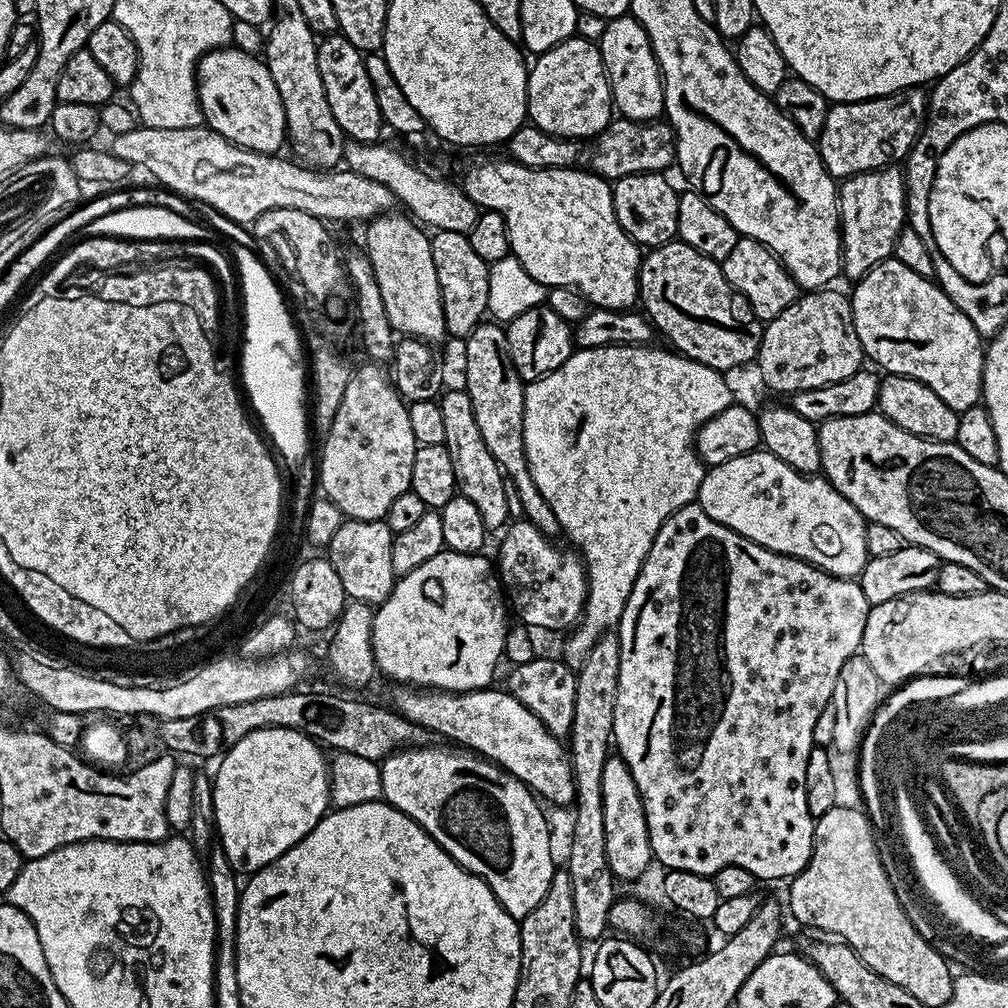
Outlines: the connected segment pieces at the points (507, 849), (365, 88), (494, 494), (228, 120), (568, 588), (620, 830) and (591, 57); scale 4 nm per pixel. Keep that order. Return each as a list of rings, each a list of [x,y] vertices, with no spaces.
[[[432,746],[427,748],[409,748],[396,752],[393,756],[388,756],[384,759],[380,764],[383,799],[395,806],[402,814],[406,814],[414,822],[418,822],[418,826],[425,828],[434,838],[434,842],[438,842],[438,846],[442,846],[442,850],[449,852],[467,872],[473,872],[475,876],[486,881],[502,907],[519,922],[523,920],[526,914],[530,914],[530,910],[534,910],[534,906],[538,906],[538,902],[542,902],[542,898],[546,898],[546,890],[550,890],[550,882],[552,881],[552,873],[554,871],[550,860],[547,822],[541,801],[537,799],[528,785],[523,784],[518,778],[514,778],[510,773],[504,771],[500,765],[492,763],[491,760],[478,758],[477,753],[471,750],[435,752],[436,750]]]
[[[339,34],[323,37],[316,45],[318,74],[322,74],[322,87],[326,90],[326,102],[334,114],[334,122],[344,131],[349,140],[375,144],[381,139],[380,131],[386,125],[378,110],[378,98],[374,98],[374,86],[370,86],[370,74],[366,74],[365,53]]]
[[[457,386],[453,392],[445,391],[443,395],[439,397],[438,403],[440,409],[442,410],[442,427],[446,430],[446,438],[444,439],[444,445],[450,450],[450,462],[454,462],[454,478],[456,479],[456,486],[459,492],[459,495],[470,498],[470,502],[474,502],[475,508],[482,513],[482,522],[484,523],[485,529],[492,530],[492,528],[503,529],[505,525],[509,523],[510,517],[508,517],[508,496],[510,500],[510,492],[506,487],[506,477],[500,468],[496,464],[496,459],[490,454],[490,450],[486,450],[486,442],[482,442],[482,434],[478,434],[478,421],[474,418],[474,406],[470,402],[467,391],[463,387]]]
[[[236,47],[215,48],[196,65],[196,93],[204,124],[240,148],[279,153],[280,147],[286,144],[288,123],[278,86],[274,86],[274,78],[270,78],[270,70],[263,59],[256,57],[255,60],[250,53]]]
[[[517,519],[518,522],[509,523],[503,533],[504,541],[500,544],[500,564],[498,560],[498,575],[502,591],[507,603],[516,611],[521,625],[529,629],[545,628],[548,632],[560,632],[563,628],[572,630],[579,625],[584,615],[584,605],[588,603],[588,573],[584,567],[583,559],[575,551],[563,552],[555,548],[553,541],[538,530],[528,520]]]
[[[616,754],[609,755],[602,770],[602,810],[606,822],[606,858],[613,877],[617,881],[638,879],[647,870],[648,863],[654,860],[650,834],[638,786],[634,786],[634,778],[626,762]]]
[[[574,35],[569,40],[562,41],[558,46],[539,53],[528,70],[528,115],[527,119],[544,132],[555,136],[563,136],[577,142],[583,141],[583,136],[595,138],[614,118],[612,103],[612,88],[608,85],[608,76],[604,72],[604,63],[600,57],[600,49],[593,41],[584,40]]]

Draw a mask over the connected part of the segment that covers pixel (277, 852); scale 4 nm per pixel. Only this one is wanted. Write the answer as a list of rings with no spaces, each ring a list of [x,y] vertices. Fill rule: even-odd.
[[[263,728],[224,753],[212,785],[214,832],[237,873],[257,872],[286,854],[329,811],[329,761],[323,751],[313,737],[293,728]]]

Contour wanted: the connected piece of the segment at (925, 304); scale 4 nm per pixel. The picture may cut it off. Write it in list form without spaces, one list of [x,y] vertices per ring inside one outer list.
[[[894,258],[875,264],[861,280],[855,281],[852,301],[852,317],[854,330],[864,347],[864,355],[869,361],[877,364],[877,369],[885,368],[885,373],[893,376],[909,376],[934,390],[946,406],[953,408],[958,414],[977,407],[982,400],[984,387],[984,350],[985,341],[974,330],[974,322],[950,302],[950,298],[940,289],[935,279],[914,274],[910,266],[902,266]]]

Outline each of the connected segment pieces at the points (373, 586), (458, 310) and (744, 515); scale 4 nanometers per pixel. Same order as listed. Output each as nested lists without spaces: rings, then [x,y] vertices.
[[[345,519],[326,547],[326,559],[338,570],[342,590],[349,601],[379,606],[392,592],[398,577],[390,562],[393,532],[384,520]]]
[[[437,231],[431,237],[431,241],[434,270],[438,270],[438,286],[446,333],[449,337],[467,338],[482,323],[488,312],[489,265],[482,258],[478,258],[478,254],[474,254],[474,246],[470,246],[465,234]]]
[[[757,450],[745,456],[730,458],[730,462],[711,465],[700,484],[698,503],[706,515],[714,518],[714,522],[742,534],[750,542],[781,552],[784,556],[805,560],[807,564],[813,564],[832,576],[859,577],[870,559],[864,533],[866,521],[860,511],[827,479],[816,474],[804,476],[767,450]]]

